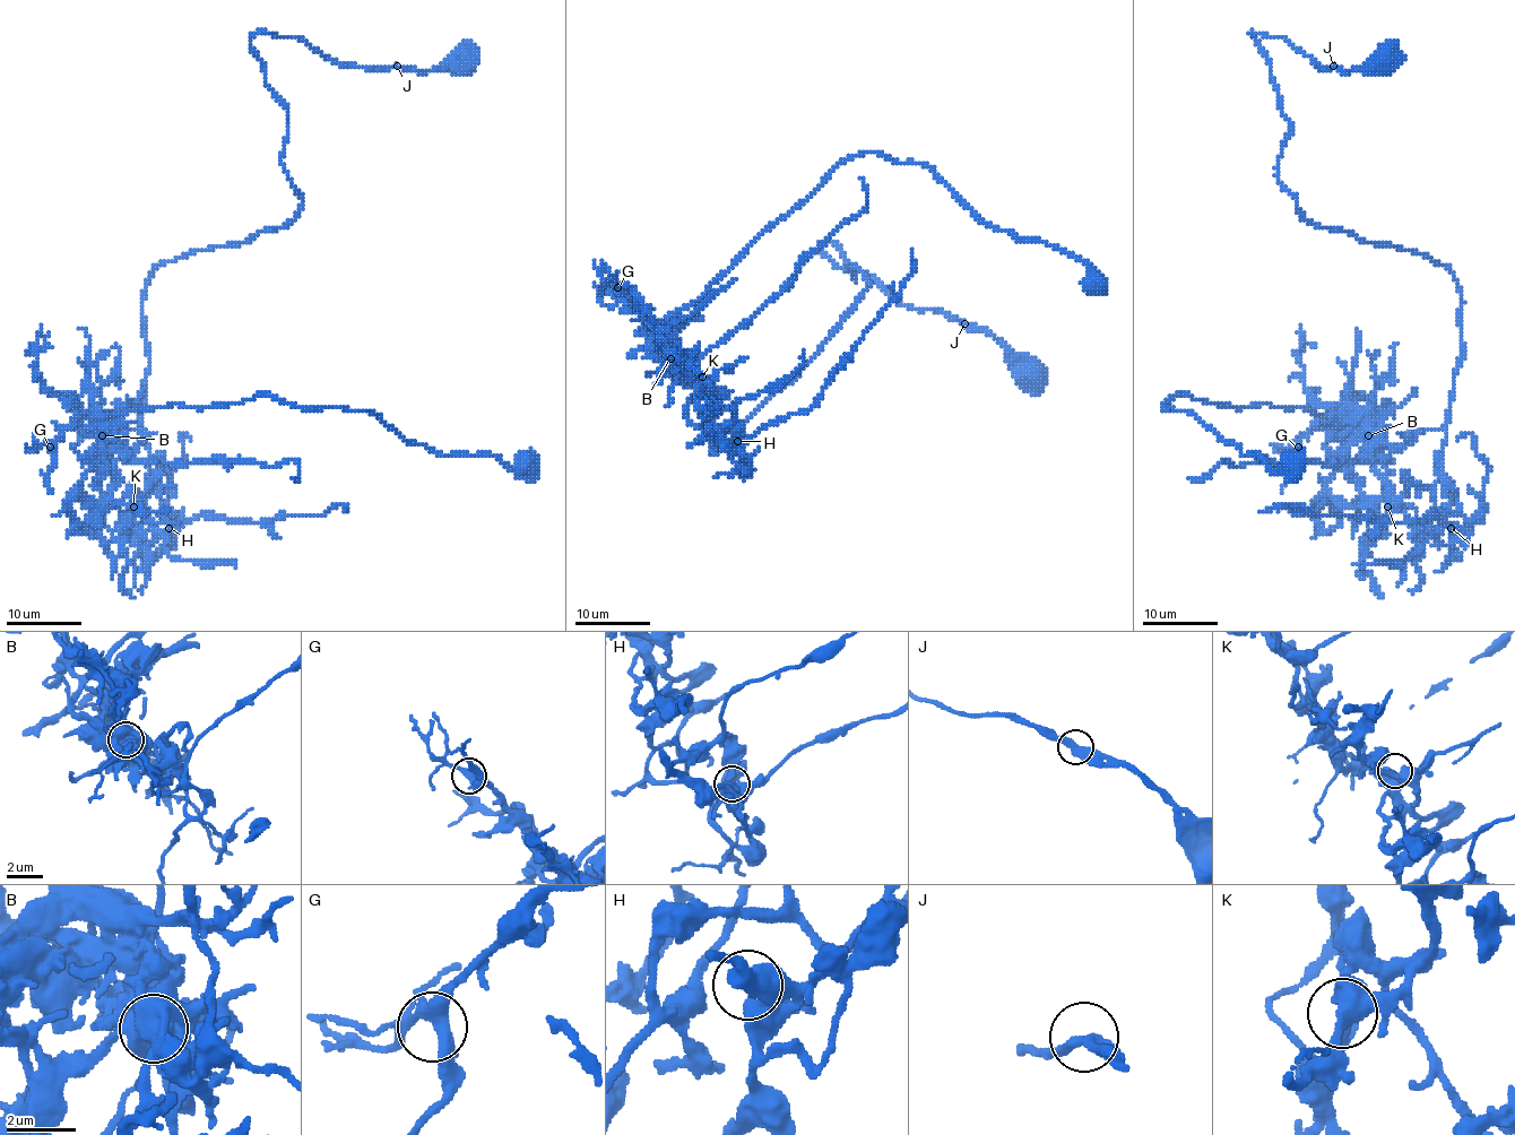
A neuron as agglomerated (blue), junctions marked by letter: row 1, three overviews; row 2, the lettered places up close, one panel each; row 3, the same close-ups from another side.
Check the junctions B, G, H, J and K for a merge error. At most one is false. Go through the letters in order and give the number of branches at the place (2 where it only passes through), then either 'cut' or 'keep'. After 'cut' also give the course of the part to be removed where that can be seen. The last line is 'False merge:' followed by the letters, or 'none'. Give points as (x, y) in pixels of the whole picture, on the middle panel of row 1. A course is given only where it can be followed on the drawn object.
B: 2 branches meet; cut; foreign part runs (669, 358), (664, 323), (838, 166), (864, 153), (928, 166), (984, 222), (1084, 263), (1104, 295)
G: 3 branches meet; keep
H: 2 branches meet; keep
J: 2 branches meet; keep
K: 2 branches meet; keep
False merge: B

